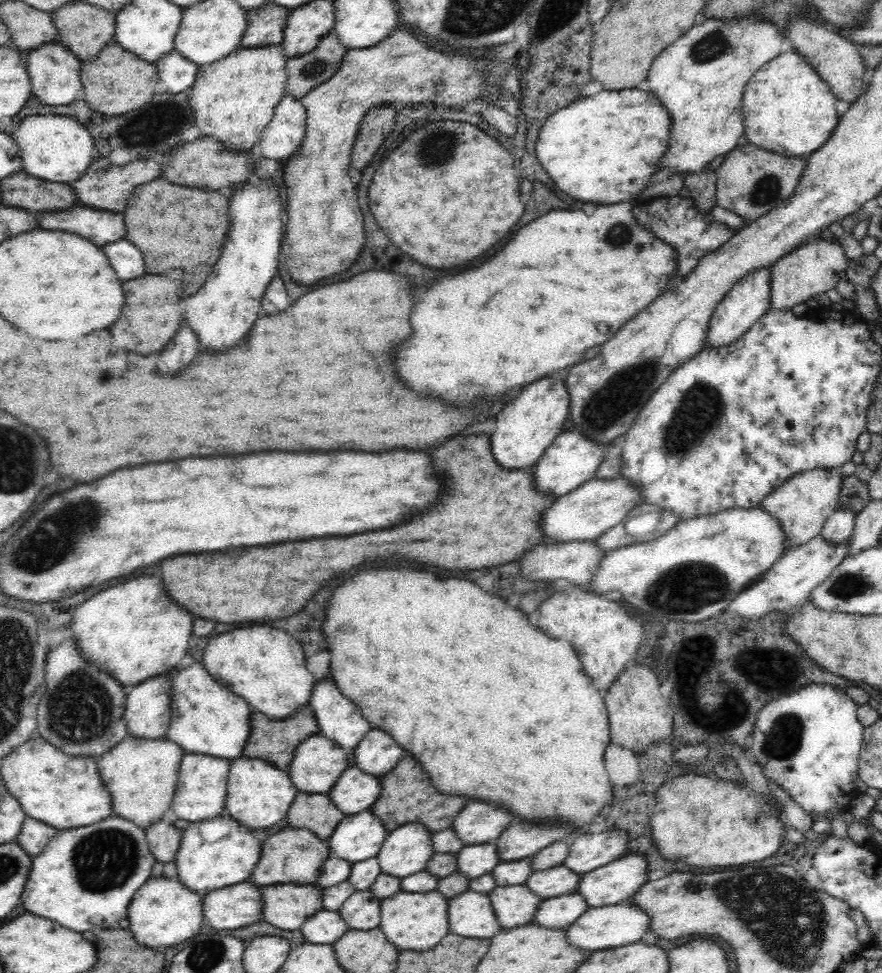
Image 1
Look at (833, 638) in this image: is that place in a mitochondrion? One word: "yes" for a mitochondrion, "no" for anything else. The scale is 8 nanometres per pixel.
no

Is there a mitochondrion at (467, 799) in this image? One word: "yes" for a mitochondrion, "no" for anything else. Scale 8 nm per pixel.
no

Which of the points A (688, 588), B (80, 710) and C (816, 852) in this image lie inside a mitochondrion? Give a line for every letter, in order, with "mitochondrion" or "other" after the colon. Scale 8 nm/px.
A: mitochondrion
B: mitochondrion
C: other

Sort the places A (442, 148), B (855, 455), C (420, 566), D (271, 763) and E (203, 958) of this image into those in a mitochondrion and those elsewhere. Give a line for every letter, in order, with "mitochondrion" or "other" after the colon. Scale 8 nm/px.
A: mitochondrion
B: other
C: other
D: other
E: mitochondrion

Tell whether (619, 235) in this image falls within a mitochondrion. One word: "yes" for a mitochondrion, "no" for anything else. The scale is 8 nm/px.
yes

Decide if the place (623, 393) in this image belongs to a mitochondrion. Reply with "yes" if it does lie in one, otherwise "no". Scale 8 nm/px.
yes

